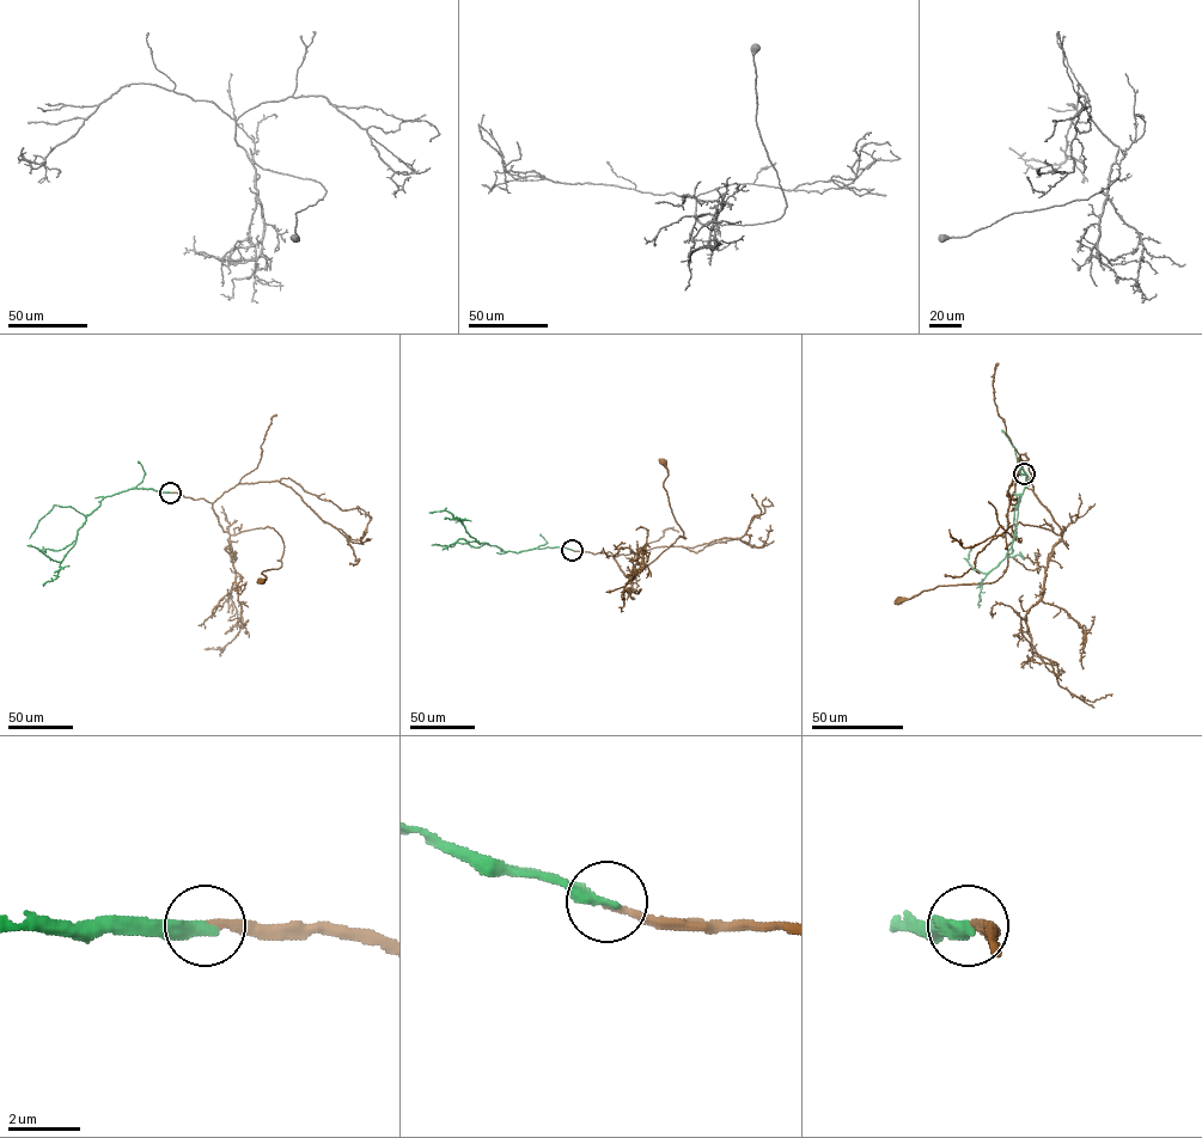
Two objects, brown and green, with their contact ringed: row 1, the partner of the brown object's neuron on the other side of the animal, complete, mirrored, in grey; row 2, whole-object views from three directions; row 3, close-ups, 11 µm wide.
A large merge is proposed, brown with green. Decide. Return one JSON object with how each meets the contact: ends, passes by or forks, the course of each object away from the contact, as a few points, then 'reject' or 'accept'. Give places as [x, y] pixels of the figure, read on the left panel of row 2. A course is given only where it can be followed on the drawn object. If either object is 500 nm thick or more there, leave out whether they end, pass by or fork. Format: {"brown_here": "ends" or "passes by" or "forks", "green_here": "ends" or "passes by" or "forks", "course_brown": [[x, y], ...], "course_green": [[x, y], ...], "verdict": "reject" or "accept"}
{"brown_here": "ends", "green_here": "ends", "course_brown": [[171, 493], [212, 503], [230, 534], [273, 527], [284, 544], [281, 566], [263, 570], [261, 581]], "course_green": [[171, 493], [132, 488], [105, 496], [86, 517], [75, 543], [61, 562], [26, 545]], "verdict": "accept"}

